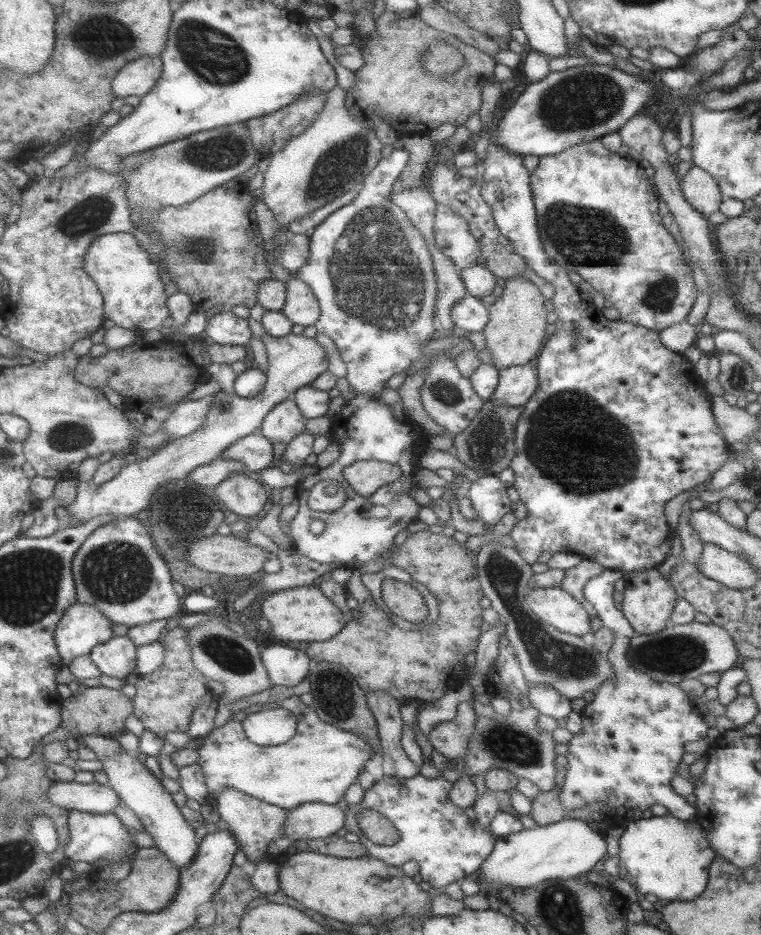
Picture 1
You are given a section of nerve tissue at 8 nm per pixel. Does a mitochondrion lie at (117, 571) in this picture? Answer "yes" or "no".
yes

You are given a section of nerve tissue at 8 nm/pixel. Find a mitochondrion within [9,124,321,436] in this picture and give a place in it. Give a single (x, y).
(218, 154)

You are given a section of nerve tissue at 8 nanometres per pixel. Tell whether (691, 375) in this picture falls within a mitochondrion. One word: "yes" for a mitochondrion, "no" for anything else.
no

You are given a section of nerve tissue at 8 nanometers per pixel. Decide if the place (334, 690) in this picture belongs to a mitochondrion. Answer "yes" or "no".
yes

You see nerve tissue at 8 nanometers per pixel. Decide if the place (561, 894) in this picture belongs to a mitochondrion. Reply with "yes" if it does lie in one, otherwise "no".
yes

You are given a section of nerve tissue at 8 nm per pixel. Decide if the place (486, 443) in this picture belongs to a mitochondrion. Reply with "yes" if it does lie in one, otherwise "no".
yes

